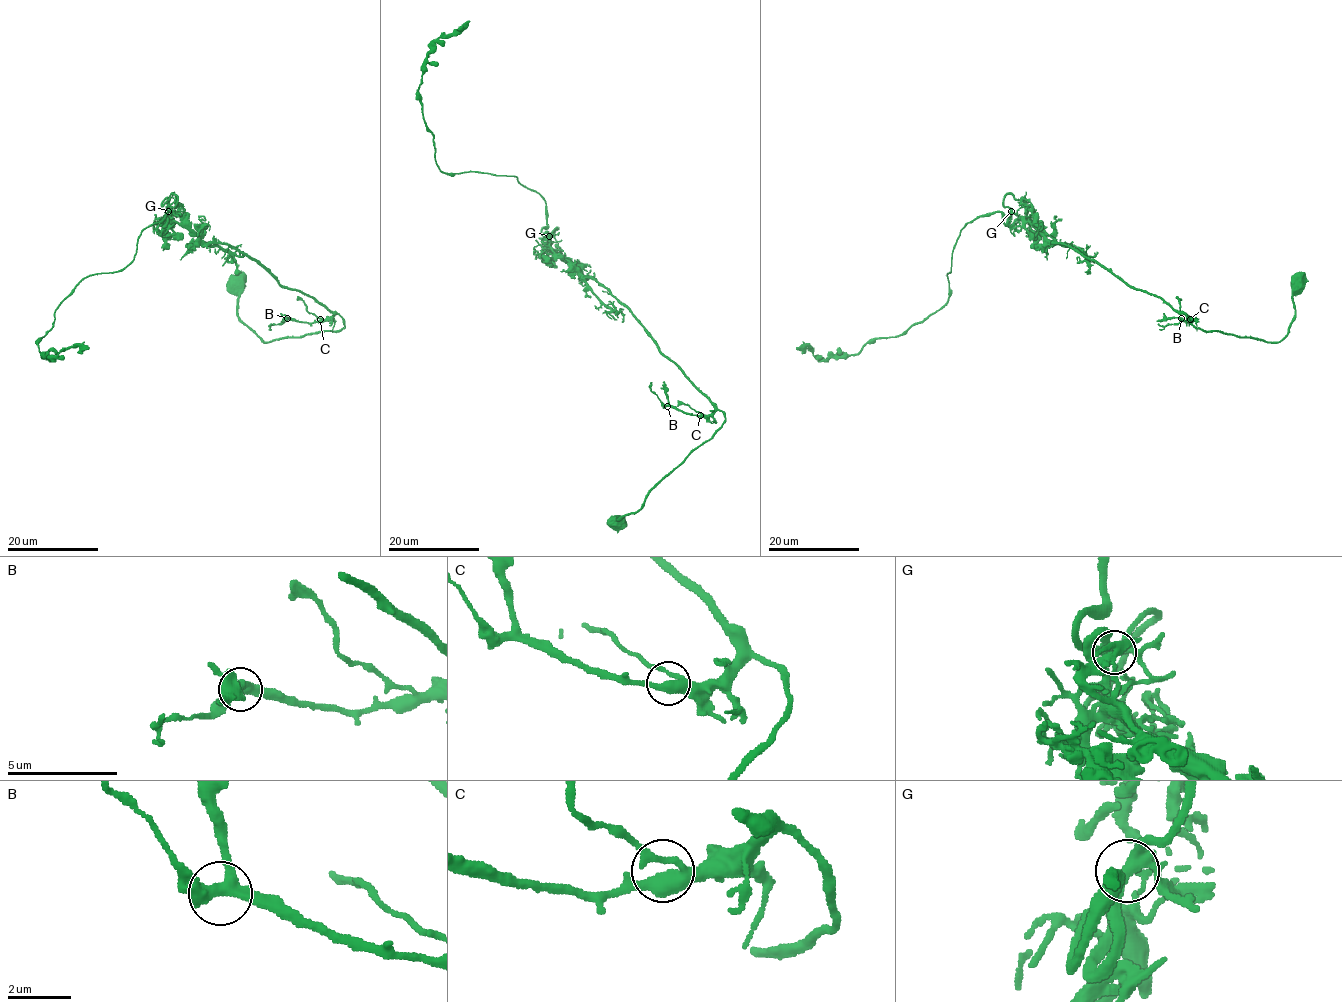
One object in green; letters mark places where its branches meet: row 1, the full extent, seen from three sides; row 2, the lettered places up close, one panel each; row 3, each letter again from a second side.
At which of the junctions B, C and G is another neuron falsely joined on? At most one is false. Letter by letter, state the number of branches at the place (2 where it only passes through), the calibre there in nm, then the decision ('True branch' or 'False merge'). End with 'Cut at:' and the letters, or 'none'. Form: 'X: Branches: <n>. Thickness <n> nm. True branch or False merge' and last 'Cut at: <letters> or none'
B: Branches: 3. Thickness 360 nm. True branch
C: Branches: 3. Thickness 400 nm. True branch
G: Branches: 3. Thickness 360 nm. True branch
Cut at: none

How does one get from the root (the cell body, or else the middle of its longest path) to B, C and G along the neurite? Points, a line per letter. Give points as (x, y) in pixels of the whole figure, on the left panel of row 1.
B: (236, 283), (238, 316), (265, 342), (321, 331), (339, 331), (345, 326), (338, 314), (312, 323), (287, 318)
C: (236, 283), (238, 316), (265, 342), (321, 331), (339, 331), (345, 326), (338, 314), (320, 319)
G: (236, 283), (238, 316), (265, 342), (345, 326), (257, 261), (203, 243), (168, 211)

